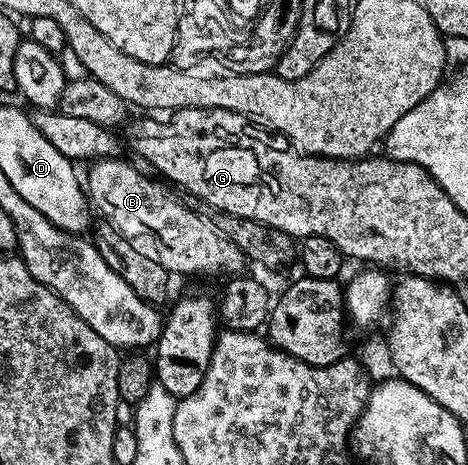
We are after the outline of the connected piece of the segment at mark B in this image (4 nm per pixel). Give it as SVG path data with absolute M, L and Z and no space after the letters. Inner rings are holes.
M121 156L98 158L90 165L93 167L89 170L89 182L87 178L87 198L104 221L112 224L123 237L130 238L137 249L159 260L170 275L221 273L237 276L244 271L241 269L247 266L245 254L235 248L227 236L219 233L206 218L191 212L164 181L148 178L123 159Z

